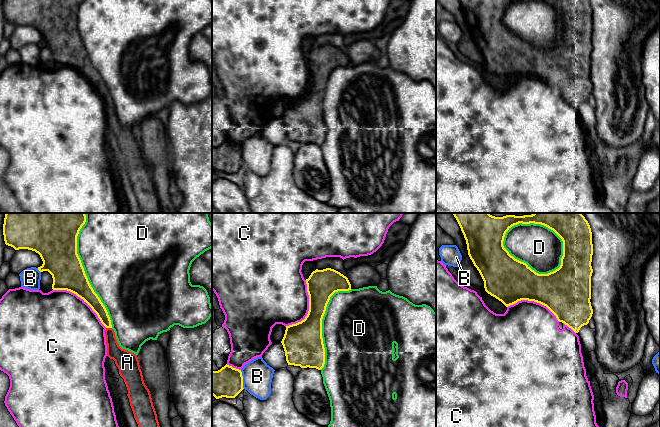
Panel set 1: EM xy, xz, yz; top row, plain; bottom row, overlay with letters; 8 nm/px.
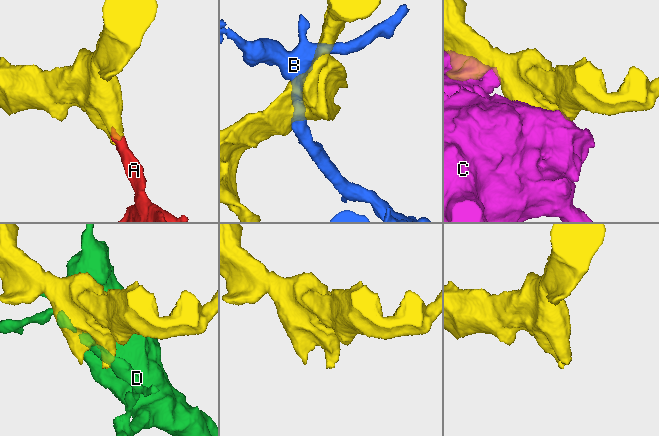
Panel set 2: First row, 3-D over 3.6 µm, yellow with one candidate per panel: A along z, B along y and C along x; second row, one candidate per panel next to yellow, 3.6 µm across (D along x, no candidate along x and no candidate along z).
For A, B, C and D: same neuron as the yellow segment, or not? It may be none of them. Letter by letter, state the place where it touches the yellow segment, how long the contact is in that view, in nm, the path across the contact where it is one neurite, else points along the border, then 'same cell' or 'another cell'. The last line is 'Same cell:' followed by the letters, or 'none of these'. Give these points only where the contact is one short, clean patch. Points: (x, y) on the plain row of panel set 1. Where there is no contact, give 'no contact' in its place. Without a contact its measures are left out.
A: xy (109, 103) | 50 nm | across xy (93, 77), (101, 87), (109, 103), (114, 127) | same cell
B: xz (242, 155) | 160 nm | another cell
C: xy (82, 74) | 550 nm | another cell
D: yz (523, 38) | 550 nm | another cell
Same cell: A

